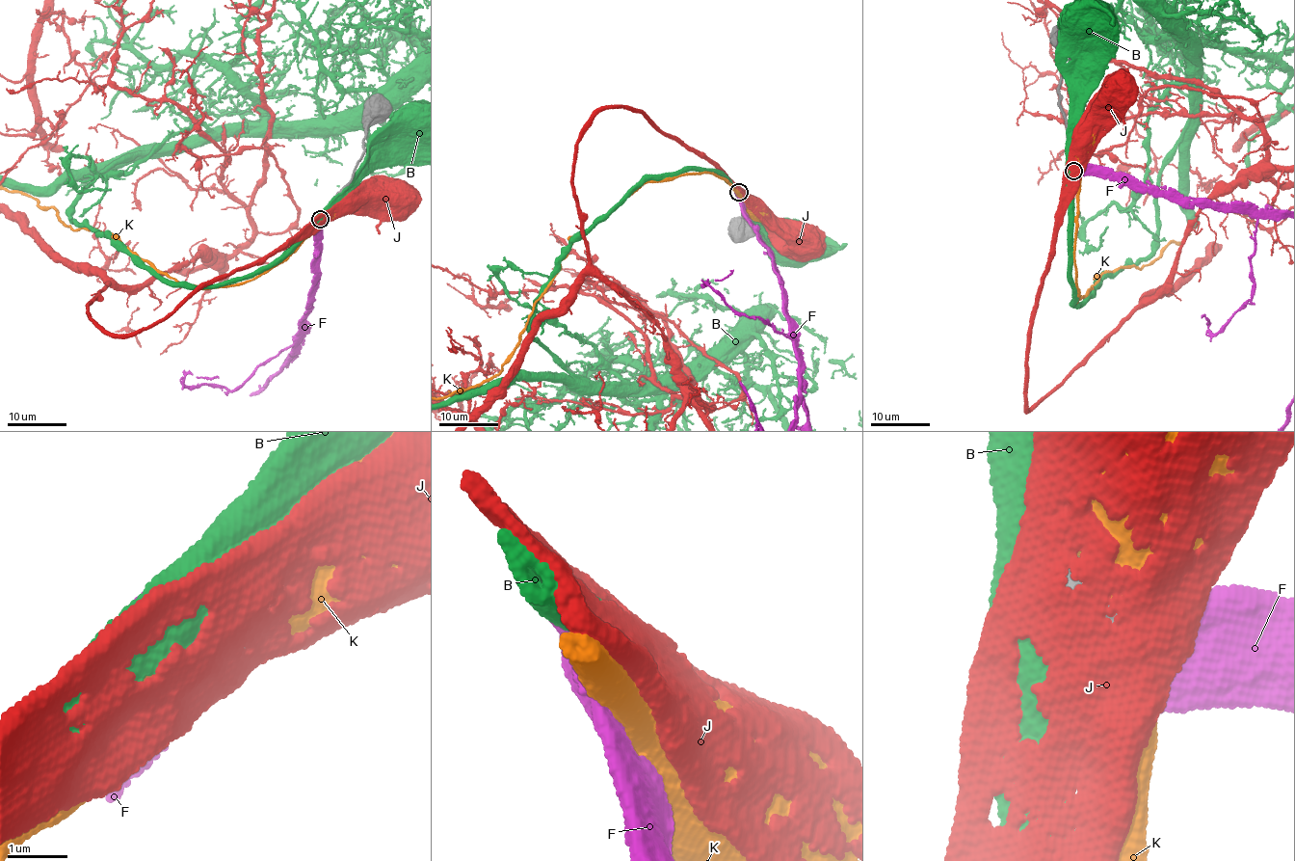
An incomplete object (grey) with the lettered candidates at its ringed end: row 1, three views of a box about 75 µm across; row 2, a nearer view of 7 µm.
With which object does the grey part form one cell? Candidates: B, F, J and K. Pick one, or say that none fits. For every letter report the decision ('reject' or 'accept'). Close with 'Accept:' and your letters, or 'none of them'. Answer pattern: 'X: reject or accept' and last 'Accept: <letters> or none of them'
B: reject
F: reject
J: reject
K: reject
Accept: none of them

